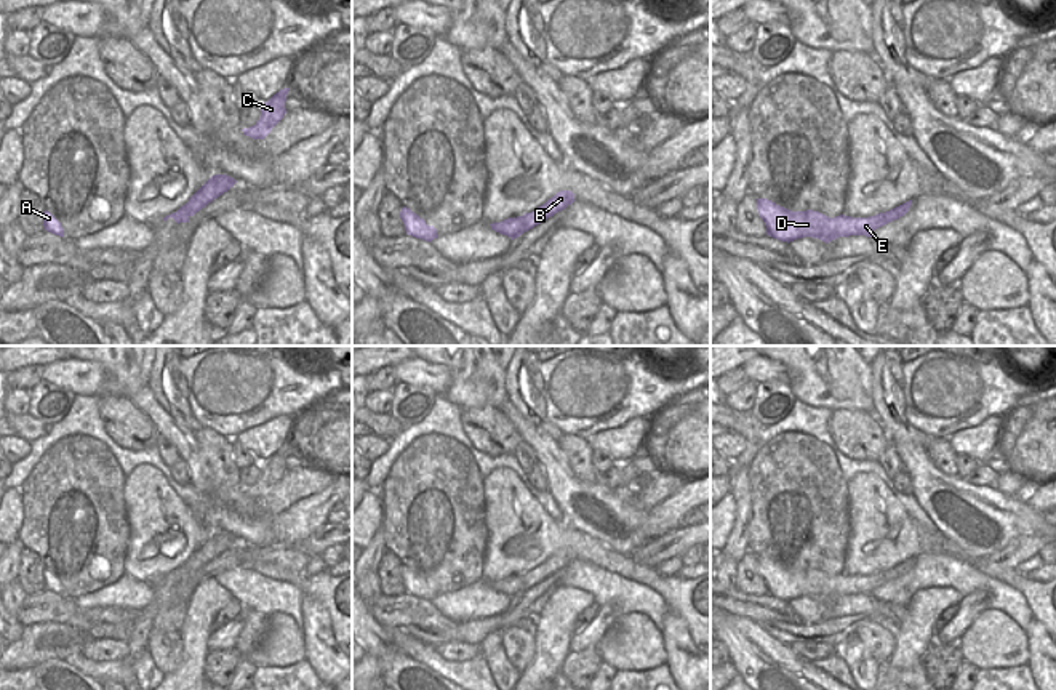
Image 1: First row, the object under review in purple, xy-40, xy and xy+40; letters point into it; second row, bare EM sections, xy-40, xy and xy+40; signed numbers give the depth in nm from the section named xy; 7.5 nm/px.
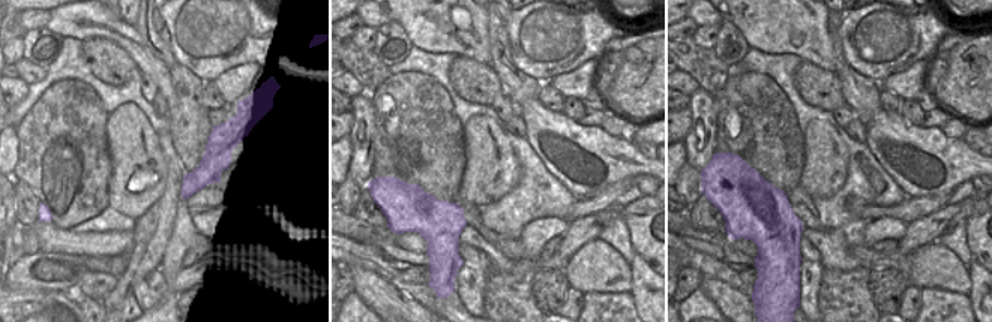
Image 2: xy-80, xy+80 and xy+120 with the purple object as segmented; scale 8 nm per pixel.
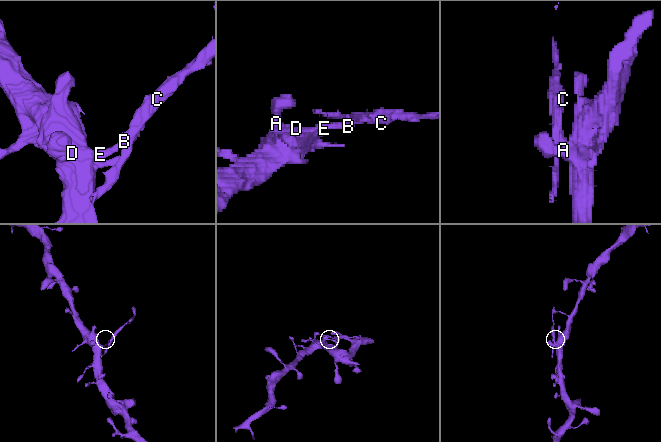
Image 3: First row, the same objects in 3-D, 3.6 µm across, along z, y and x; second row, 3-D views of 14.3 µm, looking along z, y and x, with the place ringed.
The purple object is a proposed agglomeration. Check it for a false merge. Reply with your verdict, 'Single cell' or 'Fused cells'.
Fused cells.

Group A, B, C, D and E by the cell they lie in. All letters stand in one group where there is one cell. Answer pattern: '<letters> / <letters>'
A D E / B C

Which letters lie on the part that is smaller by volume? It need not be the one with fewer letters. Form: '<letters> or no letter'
B, C

